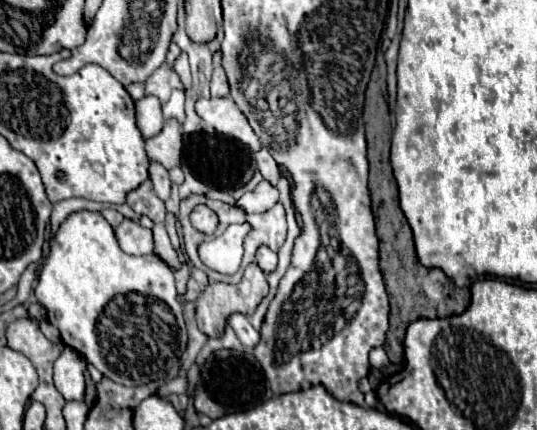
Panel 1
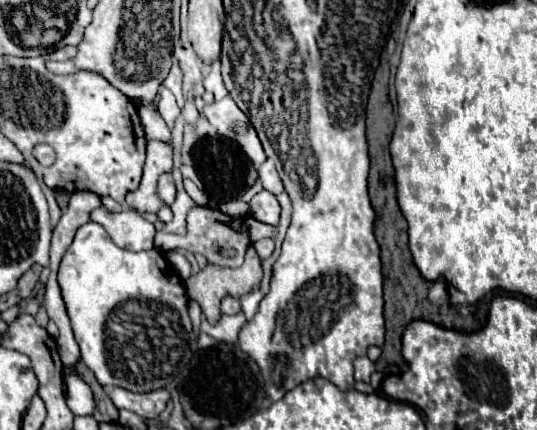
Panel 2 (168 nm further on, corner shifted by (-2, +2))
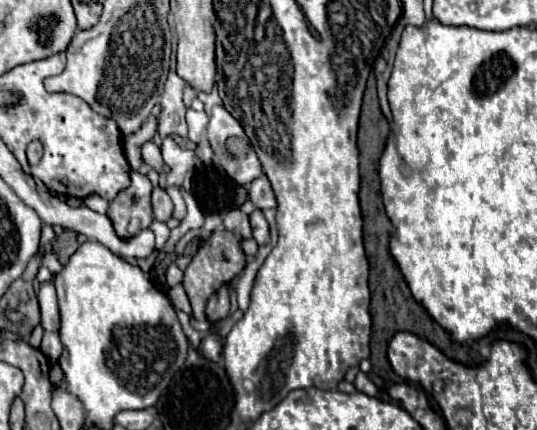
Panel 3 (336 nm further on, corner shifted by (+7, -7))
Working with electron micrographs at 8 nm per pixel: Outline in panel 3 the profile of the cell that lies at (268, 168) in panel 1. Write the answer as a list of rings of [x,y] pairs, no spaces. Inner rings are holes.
[[[262,175],[262,177],[258,177],[250,183],[248,195],[250,195],[250,201],[262,211],[270,209],[270,207],[276,207],[276,197],[274,197],[274,191],[272,191],[266,175]]]

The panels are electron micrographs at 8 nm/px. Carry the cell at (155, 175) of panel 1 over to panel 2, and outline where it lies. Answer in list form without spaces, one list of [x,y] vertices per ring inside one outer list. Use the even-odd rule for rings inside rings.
[[[163,174],[159,176],[159,184],[157,184],[157,190],[159,190],[159,196],[165,204],[171,204],[175,200],[175,182],[171,178],[171,174]]]

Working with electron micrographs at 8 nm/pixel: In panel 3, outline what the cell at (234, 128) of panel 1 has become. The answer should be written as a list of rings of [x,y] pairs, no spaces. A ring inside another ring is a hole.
[[[214,107],[208,123],[208,141],[216,153],[220,167],[232,181],[246,187],[262,175],[262,163],[250,145],[242,125],[222,107]]]

